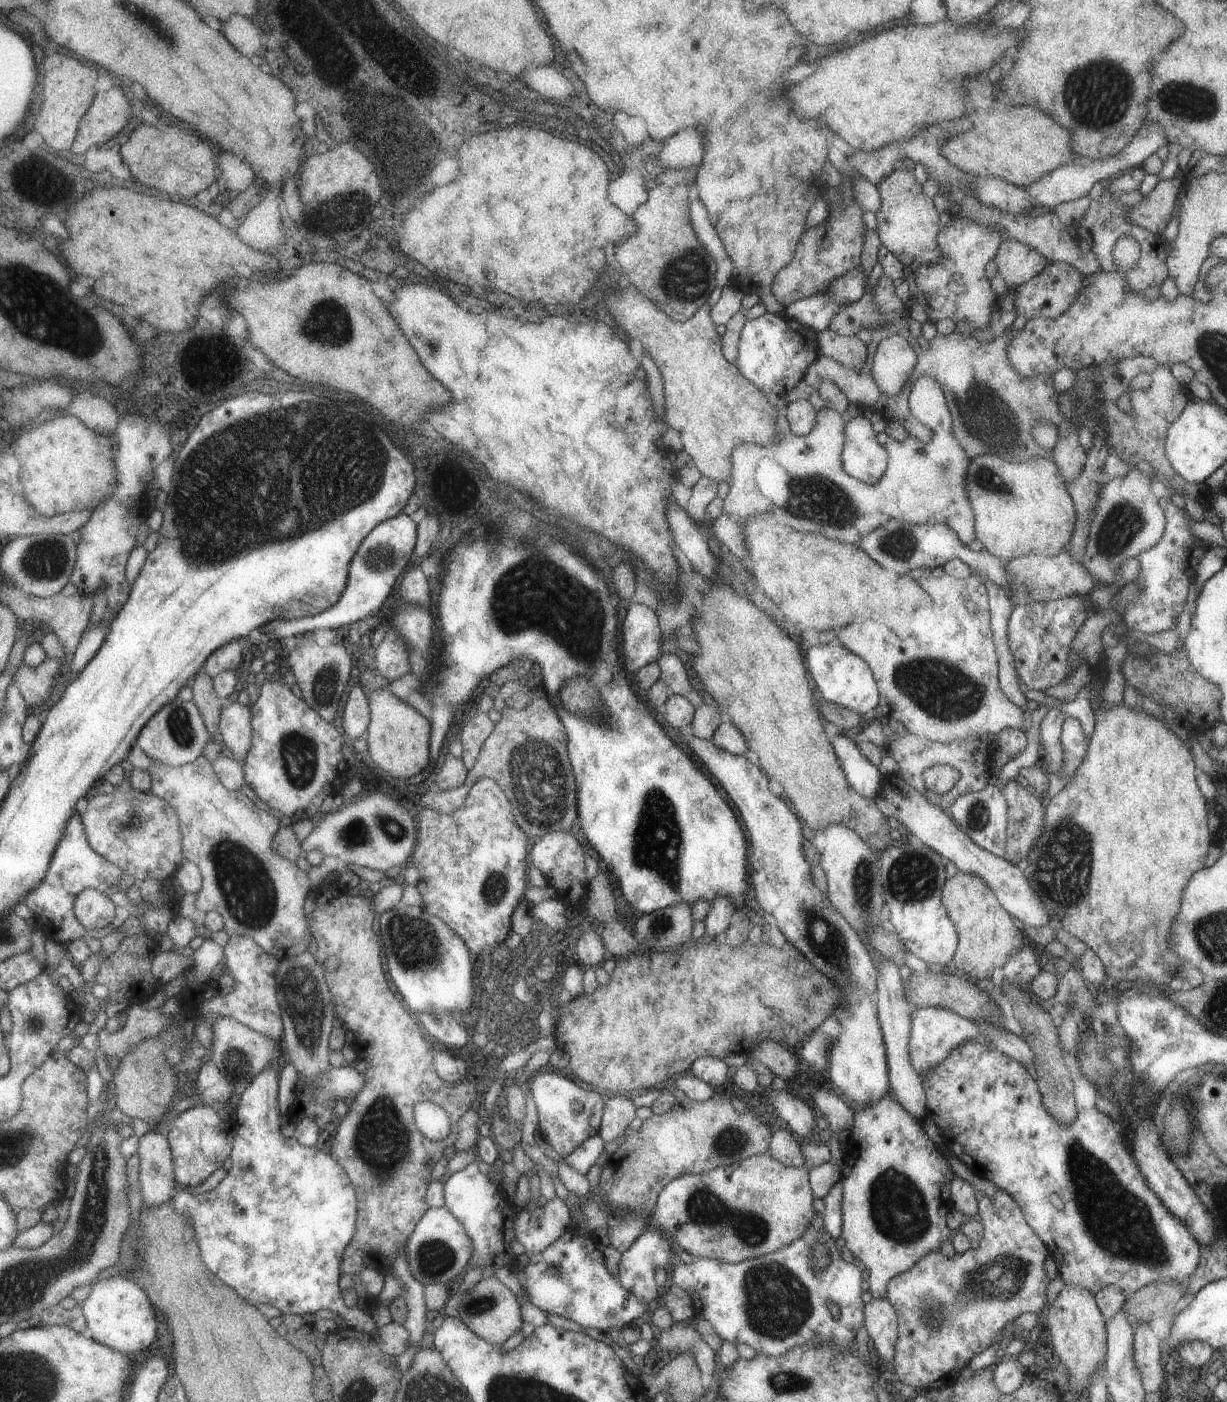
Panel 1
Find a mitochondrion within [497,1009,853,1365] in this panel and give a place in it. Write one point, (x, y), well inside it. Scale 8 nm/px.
(777, 1303)

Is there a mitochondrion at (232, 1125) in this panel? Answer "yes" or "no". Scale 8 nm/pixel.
no

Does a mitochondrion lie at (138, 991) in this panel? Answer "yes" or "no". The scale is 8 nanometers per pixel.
no

